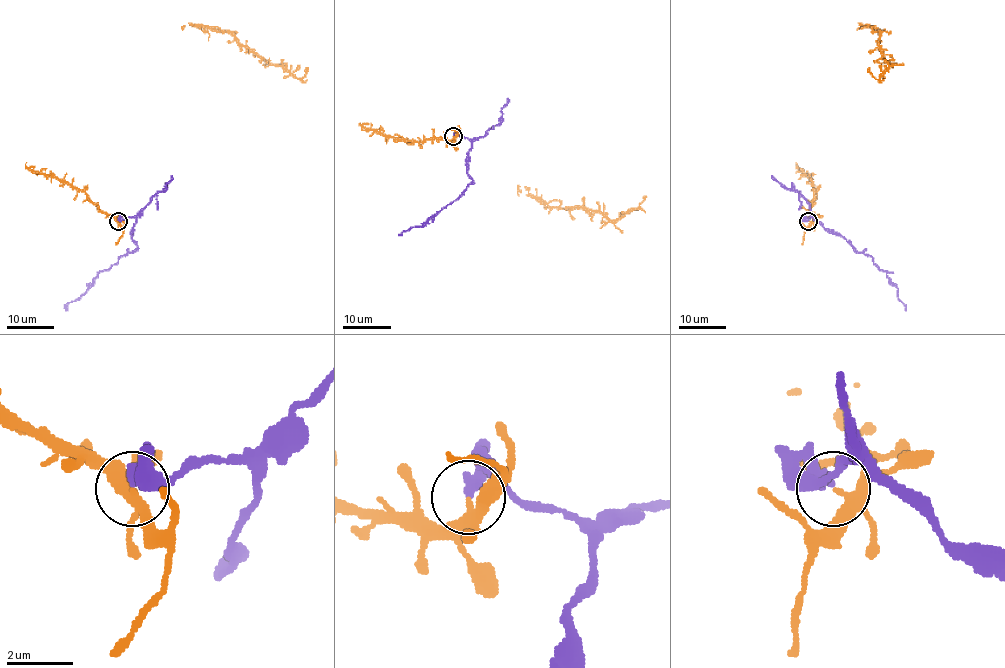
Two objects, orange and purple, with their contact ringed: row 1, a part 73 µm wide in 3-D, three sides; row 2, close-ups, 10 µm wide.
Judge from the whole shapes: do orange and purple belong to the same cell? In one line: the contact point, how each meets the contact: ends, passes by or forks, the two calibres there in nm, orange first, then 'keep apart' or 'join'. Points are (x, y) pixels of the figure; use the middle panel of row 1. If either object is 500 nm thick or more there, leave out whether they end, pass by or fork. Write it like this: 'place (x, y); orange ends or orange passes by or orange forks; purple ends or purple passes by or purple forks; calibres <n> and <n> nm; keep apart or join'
place (453, 136); orange forks; purple ends; calibres 200 and 380 nm; keep apart

